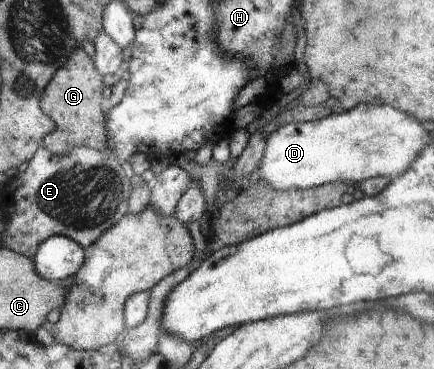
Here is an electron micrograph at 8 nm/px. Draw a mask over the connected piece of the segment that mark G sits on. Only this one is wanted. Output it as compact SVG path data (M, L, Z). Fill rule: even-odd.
M78 48L68 65L63 65L47 88L43 110L57 121L58 128L48 133L44 146L56 155L66 155L79 146L109 150L108 118L102 109L104 88L103 74L96 67L95 58L90 57L83 48Z

